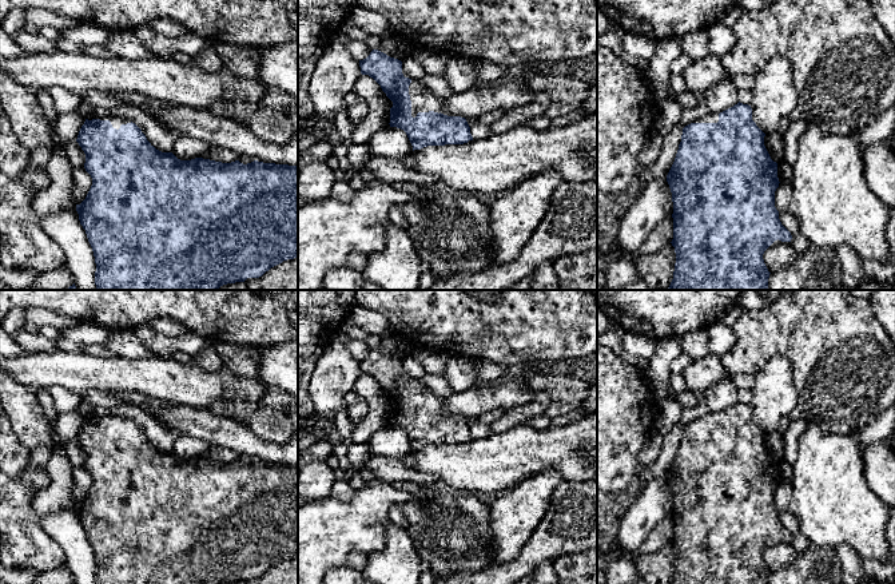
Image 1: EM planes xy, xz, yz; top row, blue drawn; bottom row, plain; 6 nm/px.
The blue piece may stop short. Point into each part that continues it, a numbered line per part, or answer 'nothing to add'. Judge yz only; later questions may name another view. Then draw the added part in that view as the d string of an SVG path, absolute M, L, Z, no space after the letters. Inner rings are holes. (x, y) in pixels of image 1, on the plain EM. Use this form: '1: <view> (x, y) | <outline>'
1: yz (711, 417) | M708 413L696 420L695 422L717 422L717 421L719 421L719 413Z

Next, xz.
1: xz (422, 400) | M411 378L409 385L409 394L411 400L411 416L415 417L418 412L441 412L443 398L430 393L421 382L421 380Z

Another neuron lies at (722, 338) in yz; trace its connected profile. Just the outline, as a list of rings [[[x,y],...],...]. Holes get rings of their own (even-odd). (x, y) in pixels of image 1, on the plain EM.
[[[721,321],[708,327],[707,335],[708,351],[709,354],[715,354],[717,357],[721,357],[723,354],[729,351],[736,342],[736,337],[732,327],[724,325]]]

